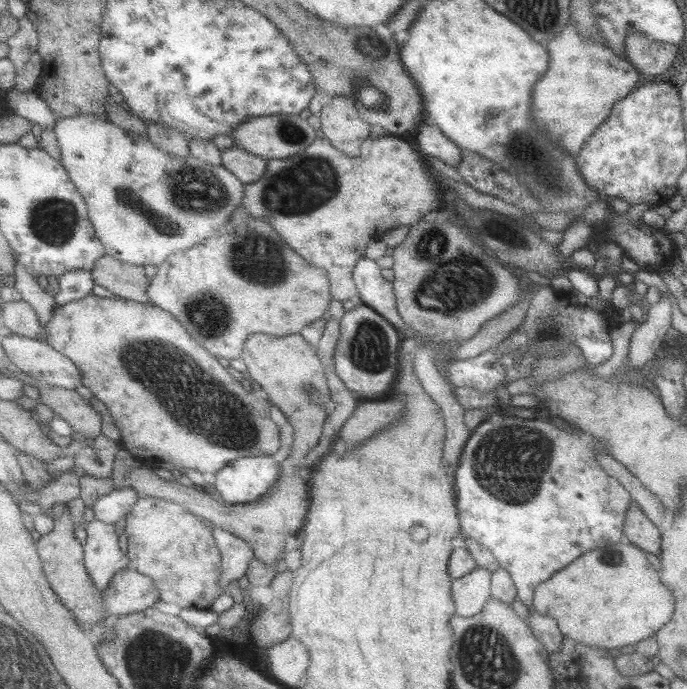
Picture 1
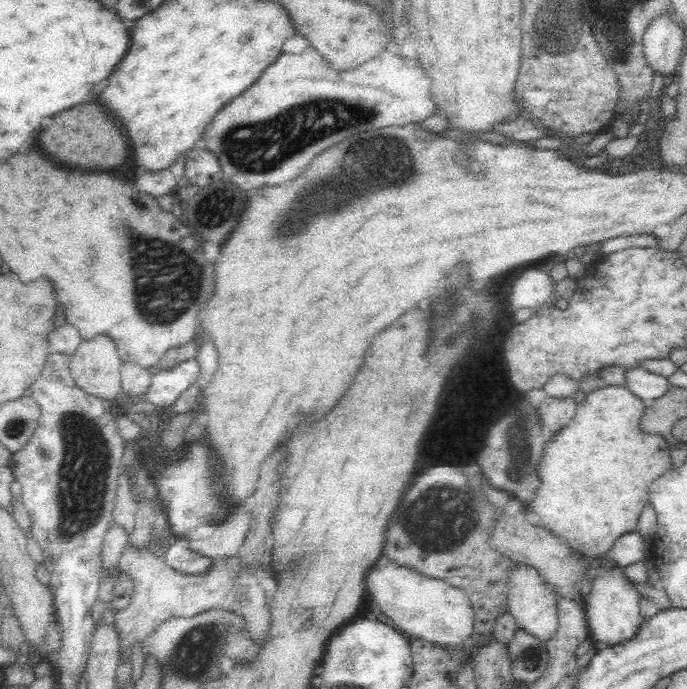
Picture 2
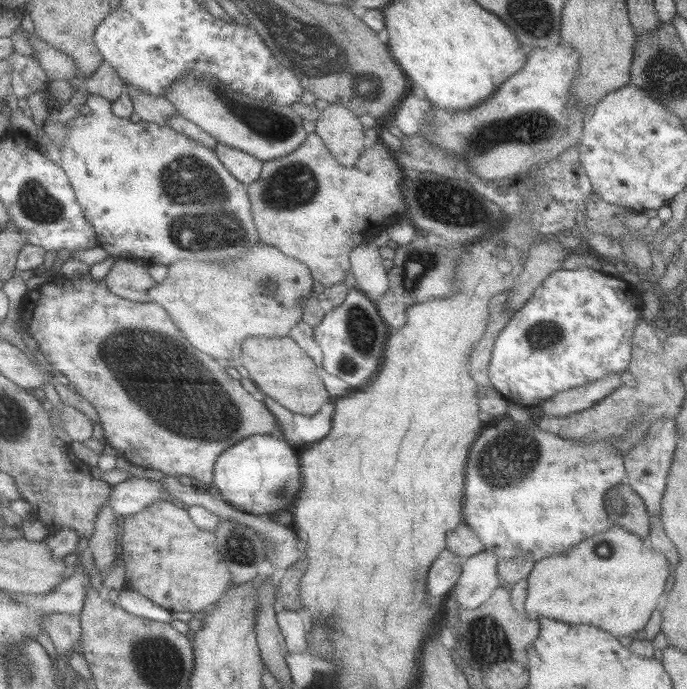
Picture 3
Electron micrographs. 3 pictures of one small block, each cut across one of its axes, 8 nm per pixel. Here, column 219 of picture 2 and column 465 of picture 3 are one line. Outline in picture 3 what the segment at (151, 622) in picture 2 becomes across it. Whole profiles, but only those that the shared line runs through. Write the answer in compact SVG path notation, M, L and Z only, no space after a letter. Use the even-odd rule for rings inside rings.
M486 549L462 559L459 578L451 592L462 611L481 606L500 585L499 560Z

